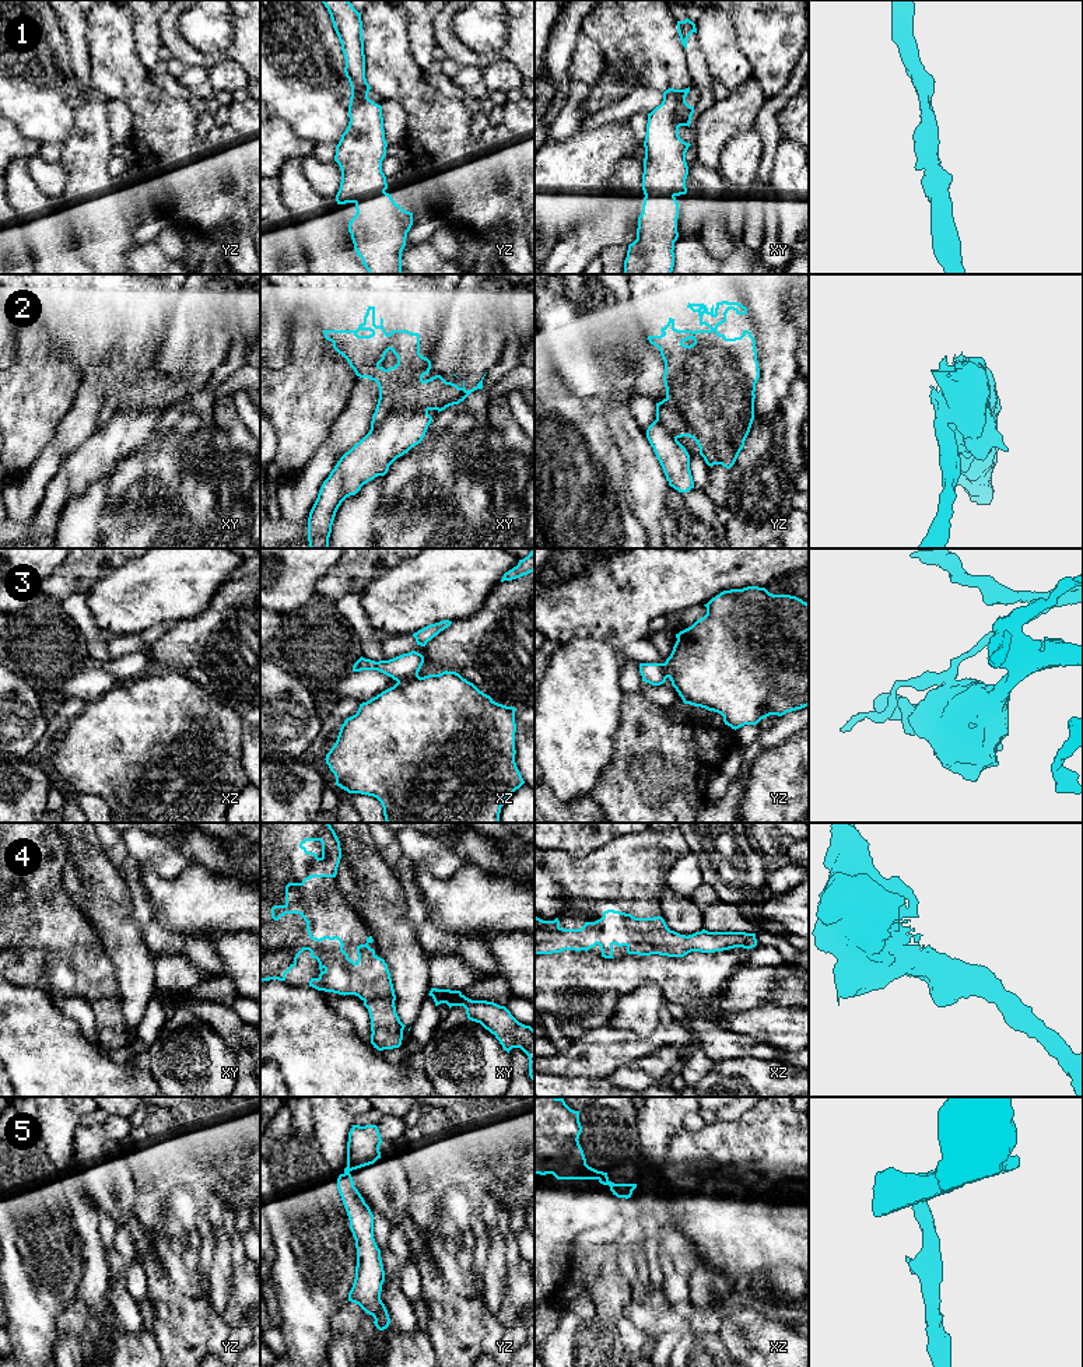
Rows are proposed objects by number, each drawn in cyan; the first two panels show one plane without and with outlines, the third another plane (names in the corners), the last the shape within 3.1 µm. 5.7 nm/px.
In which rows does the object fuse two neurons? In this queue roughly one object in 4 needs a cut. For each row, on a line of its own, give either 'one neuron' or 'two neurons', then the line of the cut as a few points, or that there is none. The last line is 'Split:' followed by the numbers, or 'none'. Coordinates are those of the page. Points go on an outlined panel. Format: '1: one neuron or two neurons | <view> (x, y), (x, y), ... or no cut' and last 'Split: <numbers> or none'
1: one neuron | no cut
2: two neurons | xy (427, 413), (398, 407), (379, 426), (371, 430)
3: two neurons | xz (417, 675), (398, 683)
4: one neuron | no cut
5: two neurons | yz (344, 1171), (349, 1173)
Split: 2, 3, 5

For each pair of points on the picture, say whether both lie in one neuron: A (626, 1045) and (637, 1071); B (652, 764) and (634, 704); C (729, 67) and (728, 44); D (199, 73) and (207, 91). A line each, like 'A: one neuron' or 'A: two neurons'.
A: two neurons
B: one neuron
C: one neuron
D: one neuron

